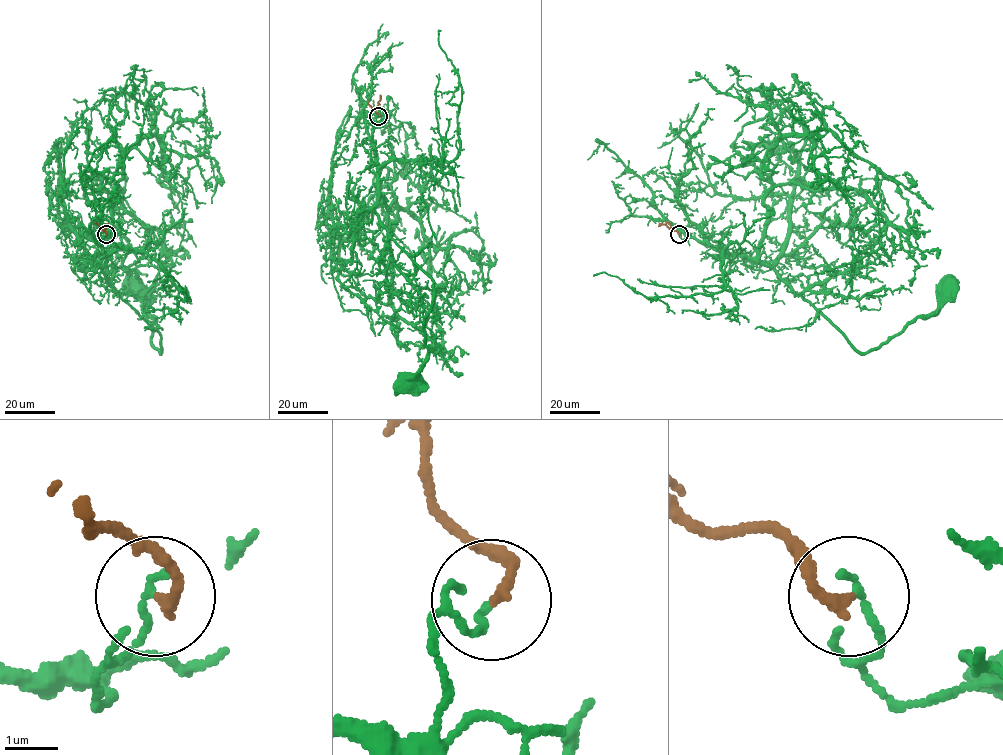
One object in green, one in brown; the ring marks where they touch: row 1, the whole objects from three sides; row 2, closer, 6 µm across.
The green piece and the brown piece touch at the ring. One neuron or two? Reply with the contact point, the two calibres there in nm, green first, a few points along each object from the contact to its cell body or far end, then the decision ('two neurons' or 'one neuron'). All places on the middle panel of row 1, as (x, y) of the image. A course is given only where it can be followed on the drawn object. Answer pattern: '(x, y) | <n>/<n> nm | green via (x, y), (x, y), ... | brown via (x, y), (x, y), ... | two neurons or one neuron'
(378, 116) | 150/220 nm | green via (378, 116), (366, 124), (376, 163), (375, 213), (432, 278), (426, 361), (407, 383) | brown via (378, 116), (376, 107), (379, 95) | two neurons

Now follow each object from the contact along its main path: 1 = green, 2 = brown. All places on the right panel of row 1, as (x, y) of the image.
1: (680, 233), (768, 264), (861, 352), (877, 349), (937, 309), (947, 288)
2: (680, 233), (664, 224), (658, 226)

